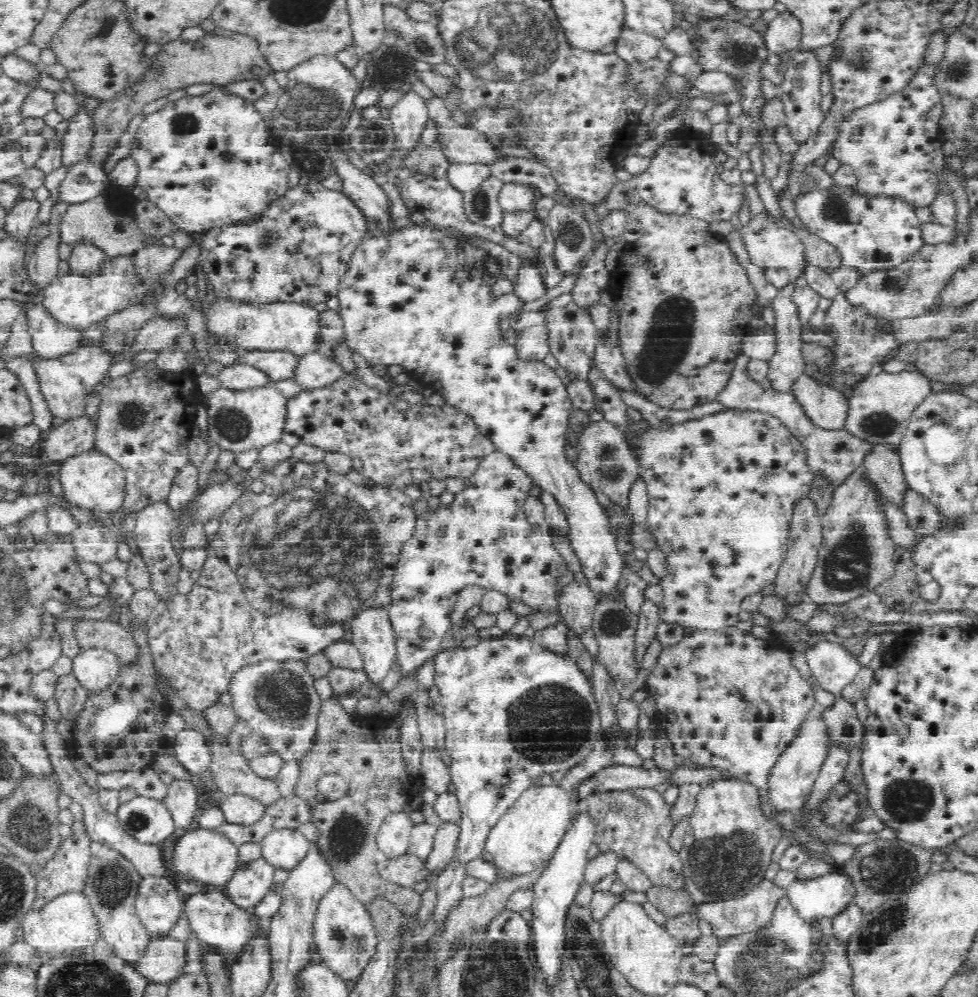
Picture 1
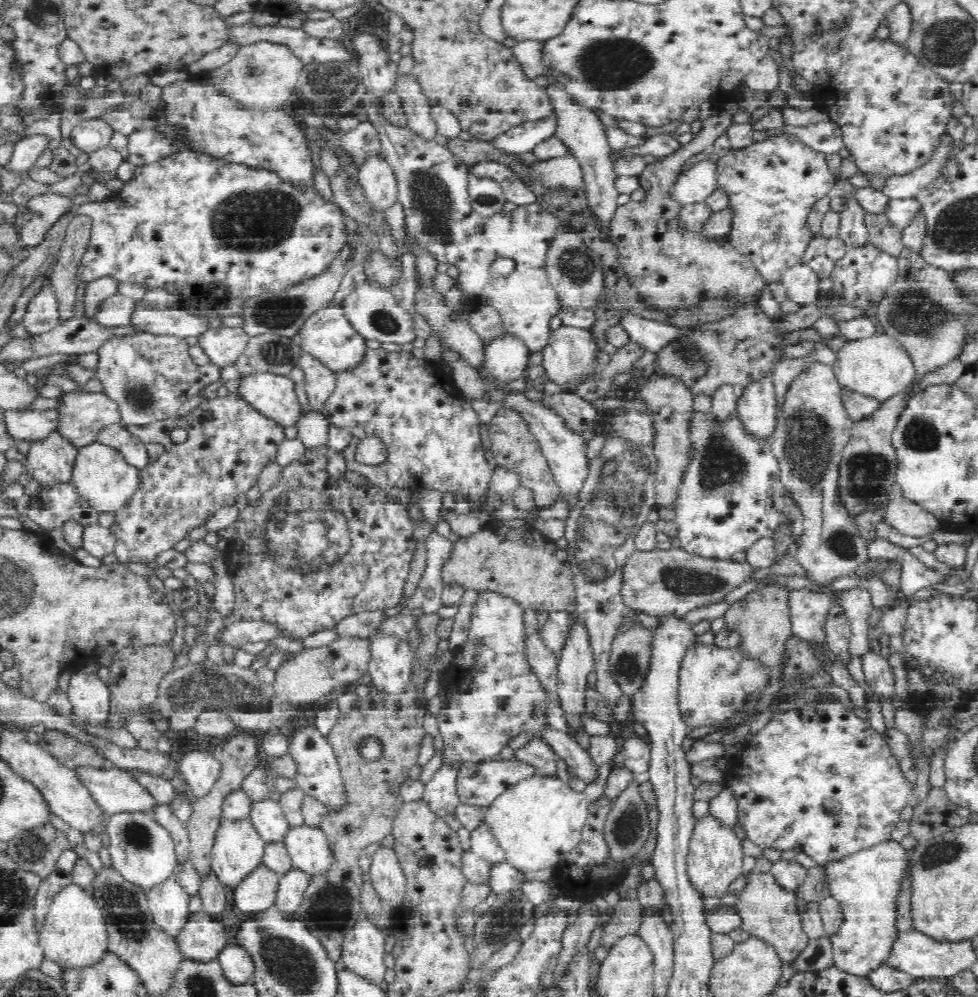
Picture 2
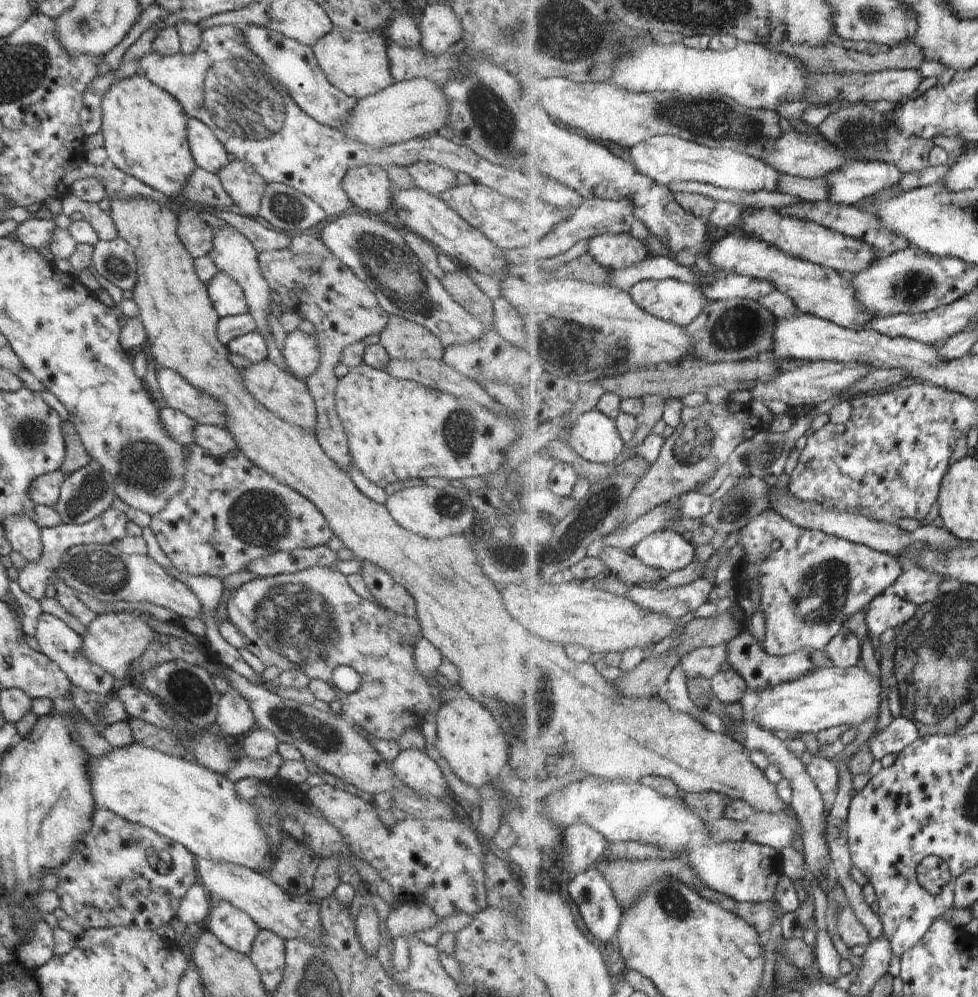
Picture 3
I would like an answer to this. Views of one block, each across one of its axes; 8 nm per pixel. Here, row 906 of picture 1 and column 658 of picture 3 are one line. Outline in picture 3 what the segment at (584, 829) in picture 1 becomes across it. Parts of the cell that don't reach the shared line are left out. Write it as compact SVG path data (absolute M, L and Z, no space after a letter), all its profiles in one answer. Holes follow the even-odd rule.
M670 529L647 536L633 551L648 566L665 574L685 569L697 560L697 548Z

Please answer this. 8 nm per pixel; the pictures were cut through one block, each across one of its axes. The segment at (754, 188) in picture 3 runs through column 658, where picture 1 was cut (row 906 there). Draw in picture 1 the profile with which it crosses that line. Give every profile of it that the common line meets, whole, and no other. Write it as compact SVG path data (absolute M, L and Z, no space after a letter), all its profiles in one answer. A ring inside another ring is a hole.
M143 877L135 909L150 938L168 936L182 914L183 897L171 878Z

